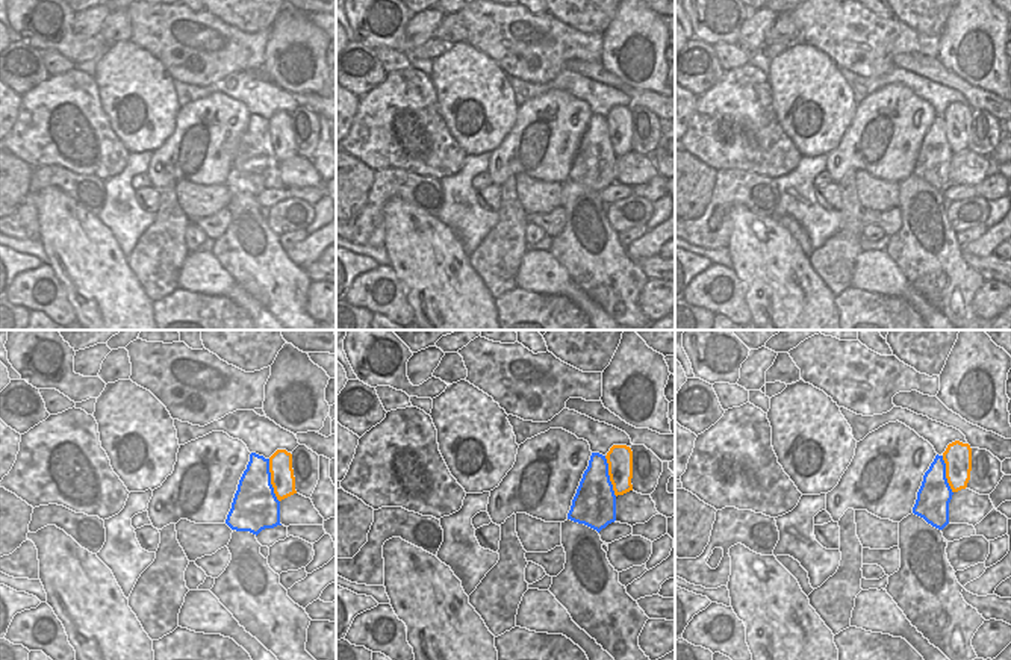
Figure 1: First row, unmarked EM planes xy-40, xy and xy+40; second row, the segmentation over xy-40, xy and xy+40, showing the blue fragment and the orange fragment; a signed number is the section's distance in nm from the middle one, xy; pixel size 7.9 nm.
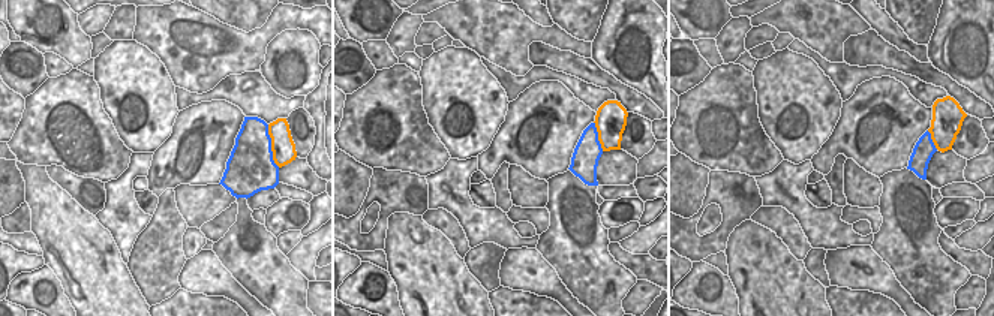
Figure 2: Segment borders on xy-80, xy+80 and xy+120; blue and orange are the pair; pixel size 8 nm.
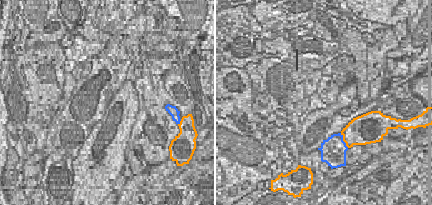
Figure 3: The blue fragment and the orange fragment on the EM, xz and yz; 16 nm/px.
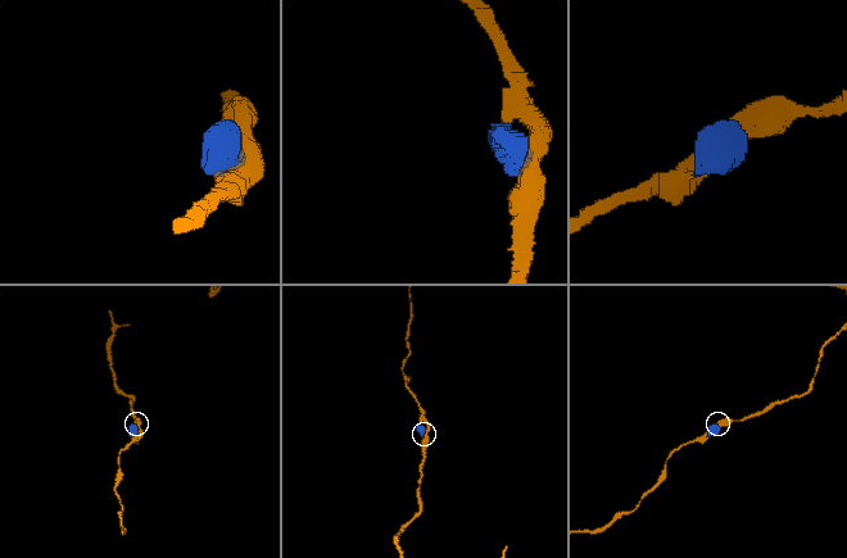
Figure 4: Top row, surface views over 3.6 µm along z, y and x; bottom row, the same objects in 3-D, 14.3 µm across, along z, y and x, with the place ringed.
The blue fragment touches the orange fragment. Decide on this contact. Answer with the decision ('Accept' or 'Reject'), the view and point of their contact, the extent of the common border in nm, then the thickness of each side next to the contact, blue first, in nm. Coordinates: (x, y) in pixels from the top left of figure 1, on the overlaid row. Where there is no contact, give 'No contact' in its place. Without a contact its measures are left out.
Accept. Touches blue at xy-40 (270, 480). Shared border 360 nm. Thickness 380 nm (blue) against 190 nm.

